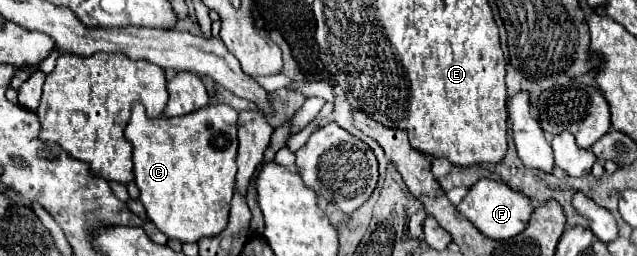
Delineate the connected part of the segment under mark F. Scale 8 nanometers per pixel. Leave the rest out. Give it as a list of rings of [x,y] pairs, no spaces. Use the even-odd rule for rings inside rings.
[[[478,180],[466,198],[458,204],[458,210],[488,238],[492,240],[508,240],[516,234],[520,234],[530,220],[530,214],[534,212],[534,202],[518,190],[512,190],[508,184],[498,182],[498,180]]]

